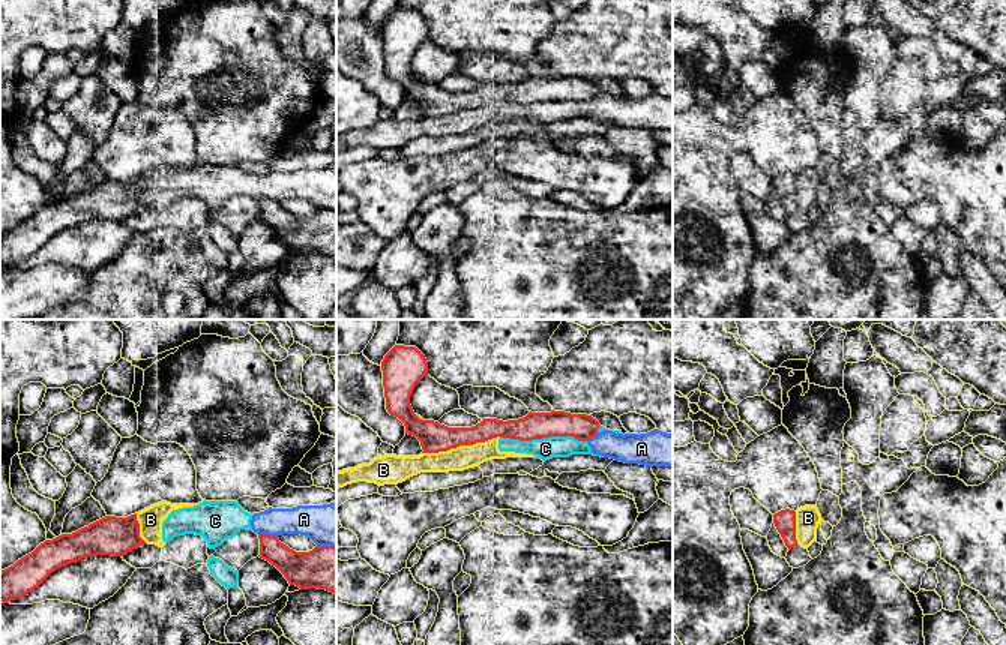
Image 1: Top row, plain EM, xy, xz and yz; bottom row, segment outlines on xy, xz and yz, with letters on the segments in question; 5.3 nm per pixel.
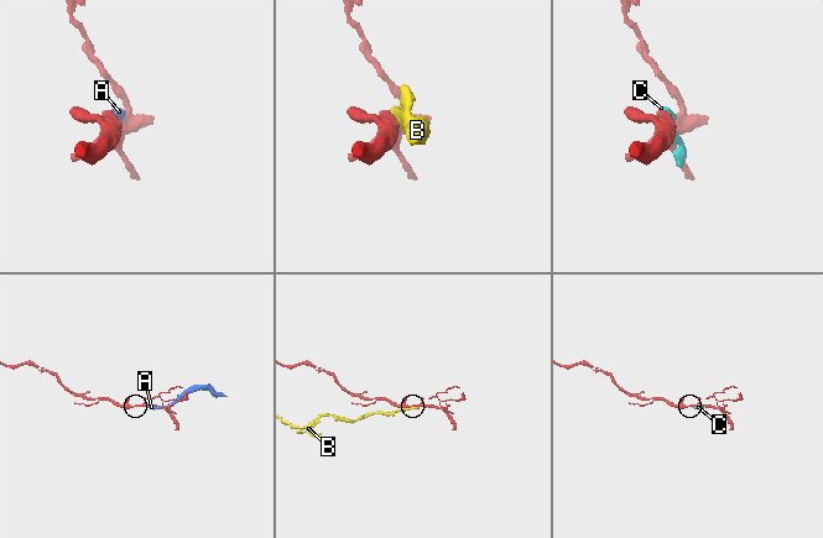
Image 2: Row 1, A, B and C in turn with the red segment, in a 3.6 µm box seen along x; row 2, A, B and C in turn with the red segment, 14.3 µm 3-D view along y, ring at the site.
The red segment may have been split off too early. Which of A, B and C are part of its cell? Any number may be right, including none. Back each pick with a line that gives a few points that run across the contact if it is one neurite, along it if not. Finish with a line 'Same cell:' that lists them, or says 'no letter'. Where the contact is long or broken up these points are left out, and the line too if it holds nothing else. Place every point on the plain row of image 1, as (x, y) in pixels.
Same cell: no letter

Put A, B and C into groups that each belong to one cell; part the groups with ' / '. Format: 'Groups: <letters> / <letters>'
Groups: A B C

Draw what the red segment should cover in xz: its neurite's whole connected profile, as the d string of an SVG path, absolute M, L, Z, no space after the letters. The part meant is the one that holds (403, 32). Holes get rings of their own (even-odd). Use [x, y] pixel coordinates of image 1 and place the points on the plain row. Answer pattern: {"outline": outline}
{"outline": "M395 9L384 20L381 34L386 74L404 87L405 98L420 105L422 117L447 116L497 100L520 105L574 100L578 105L589 105L598 99L601 90L592 80L553 74L551 76L530 75L518 84L483 82L471 92L447 92L434 84L419 82L410 69L416 48L428 39L428 26L416 10Z"}

